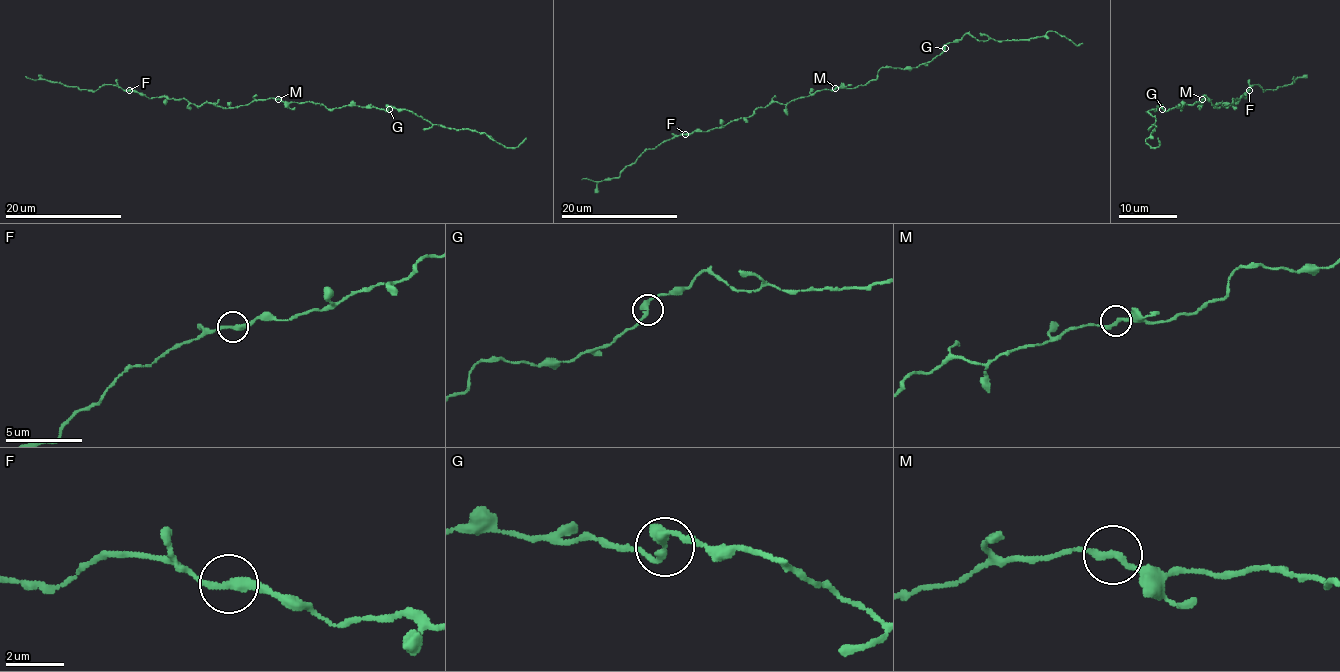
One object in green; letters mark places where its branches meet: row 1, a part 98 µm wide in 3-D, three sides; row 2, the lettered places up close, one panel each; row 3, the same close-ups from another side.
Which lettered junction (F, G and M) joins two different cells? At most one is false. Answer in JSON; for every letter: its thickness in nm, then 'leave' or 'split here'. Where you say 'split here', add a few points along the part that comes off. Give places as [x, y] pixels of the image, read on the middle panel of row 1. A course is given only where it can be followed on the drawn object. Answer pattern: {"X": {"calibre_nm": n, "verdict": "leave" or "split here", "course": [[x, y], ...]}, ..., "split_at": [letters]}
{"F": {"calibre_nm": 280, "verdict": "leave"}, "G": {"calibre_nm": 320, "verdict": "leave"}, "M": {"calibre_nm": 240, "verdict": "leave"}, "split_at": []}

